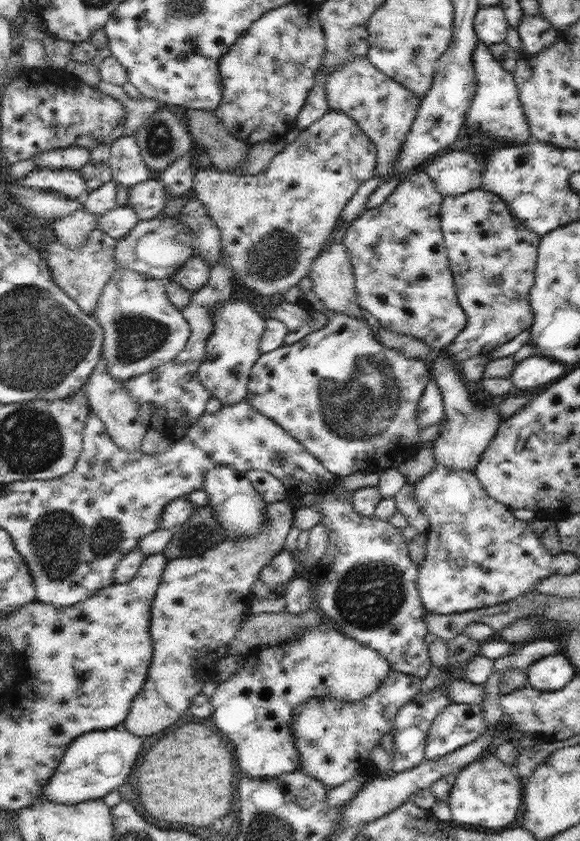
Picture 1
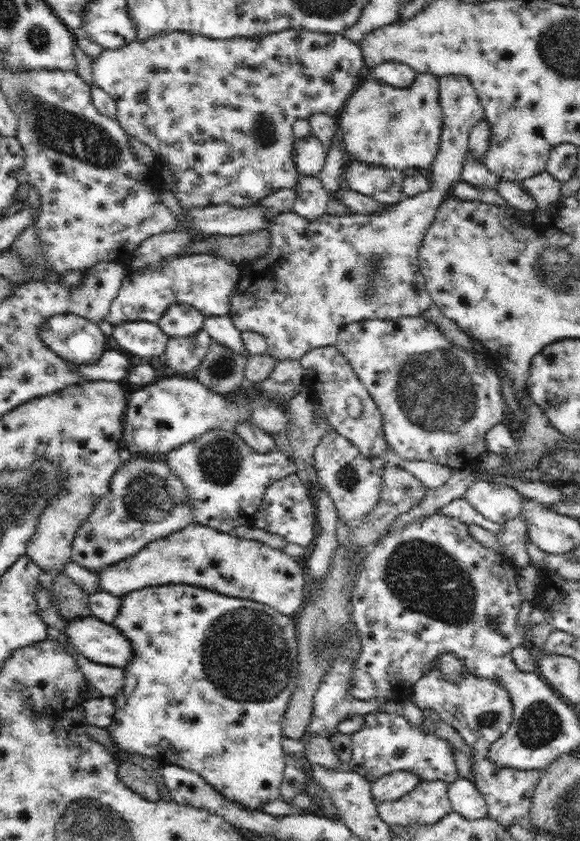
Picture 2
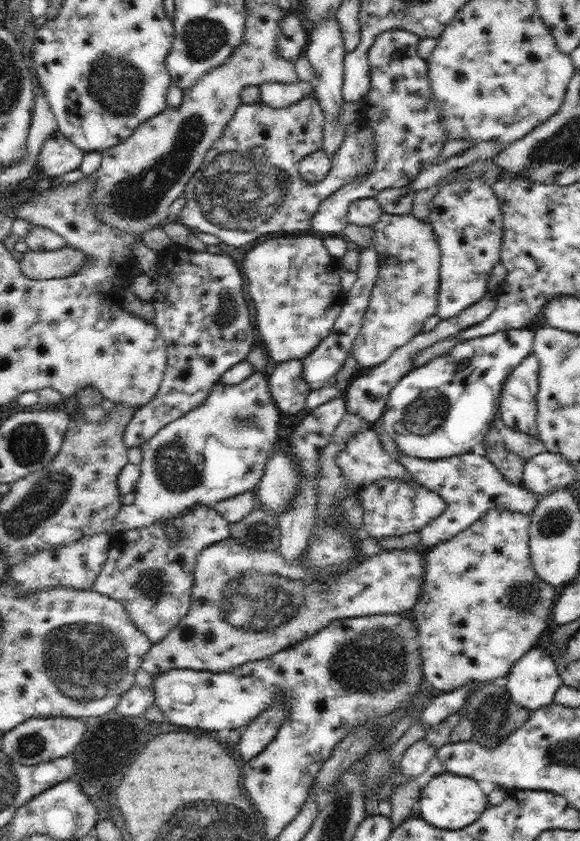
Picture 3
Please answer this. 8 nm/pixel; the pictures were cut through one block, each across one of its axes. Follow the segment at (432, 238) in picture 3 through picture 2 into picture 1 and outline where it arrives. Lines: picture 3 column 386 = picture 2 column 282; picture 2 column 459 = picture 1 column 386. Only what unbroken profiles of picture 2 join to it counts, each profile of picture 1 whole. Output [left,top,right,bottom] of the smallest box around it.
[326,56,422,182]

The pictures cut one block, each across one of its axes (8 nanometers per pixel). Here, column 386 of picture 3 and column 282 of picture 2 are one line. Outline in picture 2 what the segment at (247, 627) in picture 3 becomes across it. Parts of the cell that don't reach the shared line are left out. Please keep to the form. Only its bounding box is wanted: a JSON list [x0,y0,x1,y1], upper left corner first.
[97,523,307,616]

